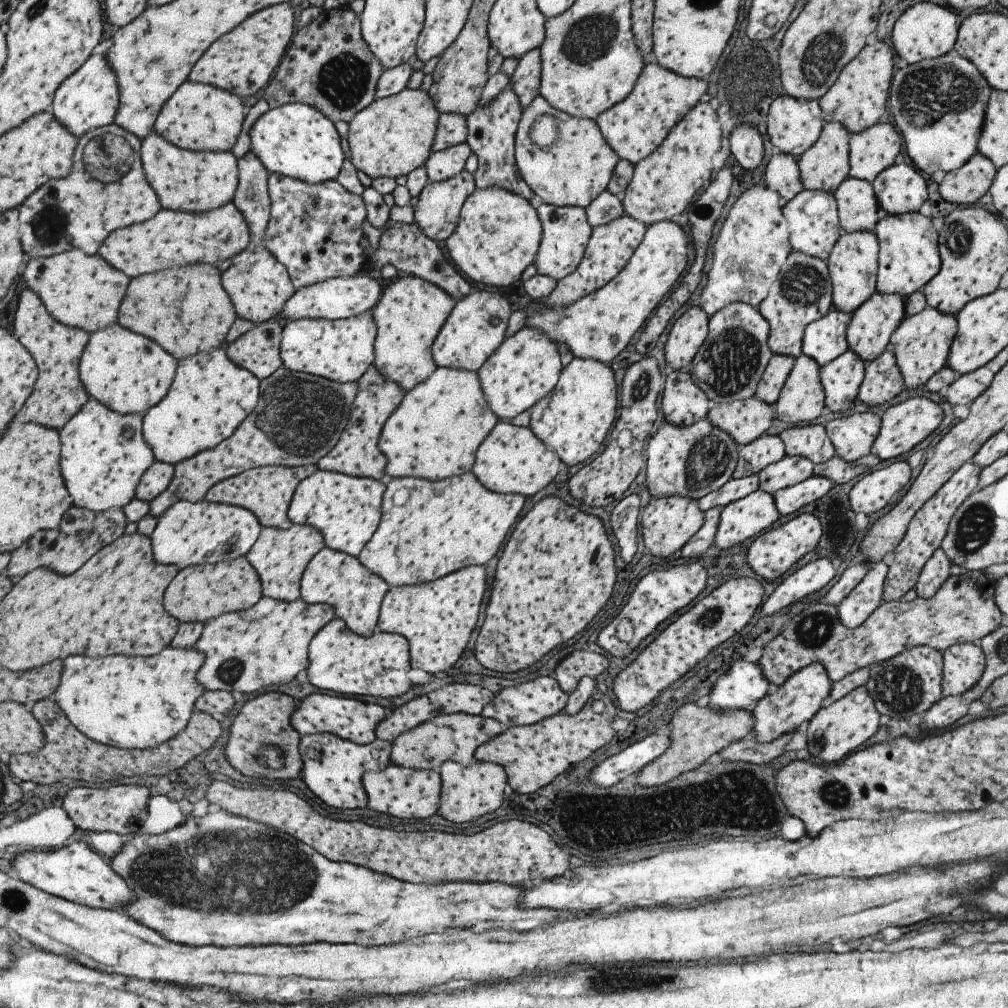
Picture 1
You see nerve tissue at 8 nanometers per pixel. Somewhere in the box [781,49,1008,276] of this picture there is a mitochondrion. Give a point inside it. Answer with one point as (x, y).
(923, 94)

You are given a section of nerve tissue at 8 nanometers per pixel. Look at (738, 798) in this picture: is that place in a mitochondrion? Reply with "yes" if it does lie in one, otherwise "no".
yes

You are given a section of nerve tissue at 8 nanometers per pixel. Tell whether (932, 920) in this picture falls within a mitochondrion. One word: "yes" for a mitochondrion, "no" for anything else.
no

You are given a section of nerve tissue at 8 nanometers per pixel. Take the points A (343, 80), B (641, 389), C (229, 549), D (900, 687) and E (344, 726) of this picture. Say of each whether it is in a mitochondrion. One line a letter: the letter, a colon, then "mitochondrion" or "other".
A: mitochondrion
B: mitochondrion
C: other
D: mitochondrion
E: other

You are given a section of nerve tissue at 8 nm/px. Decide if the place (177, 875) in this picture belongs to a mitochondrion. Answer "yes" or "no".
yes

